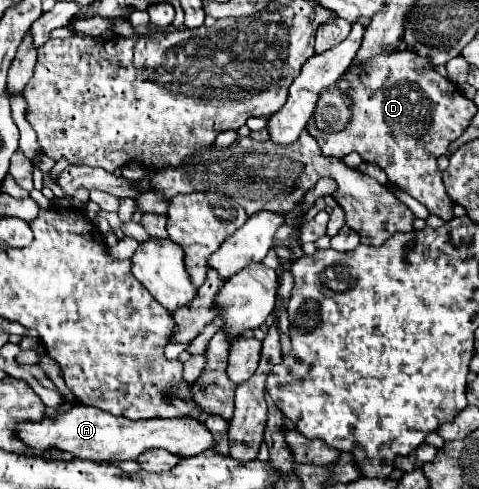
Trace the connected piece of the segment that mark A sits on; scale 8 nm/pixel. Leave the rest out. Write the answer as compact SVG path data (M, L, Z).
M74 404L72 410L60 414L58 418L44 418L44 422L26 422L18 426L18 436L40 456L46 448L56 446L64 452L70 452L78 458L88 460L136 460L146 450L162 448L180 458L192 458L194 454L202 454L212 448L214 436L206 430L206 424L196 418L152 418L152 420L128 420L122 416L106 414L94 406Z

